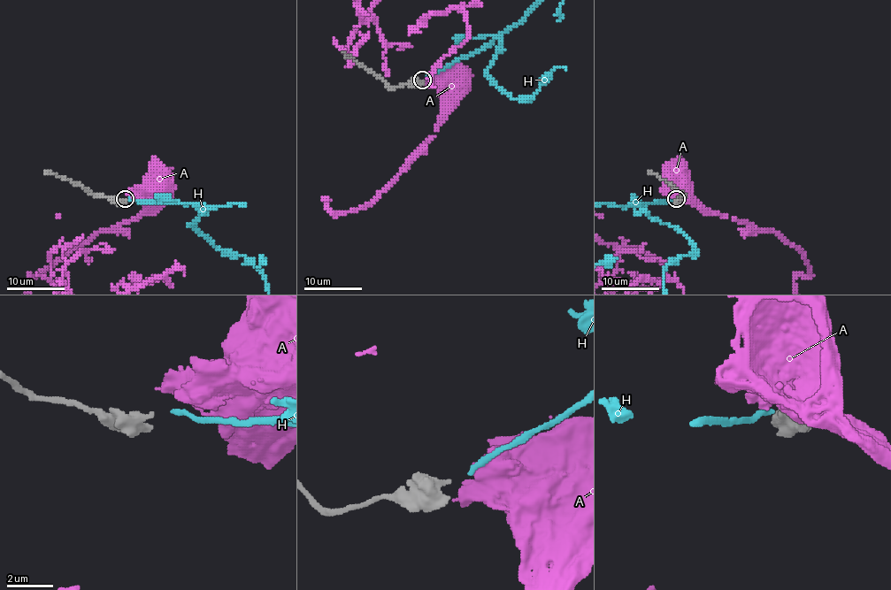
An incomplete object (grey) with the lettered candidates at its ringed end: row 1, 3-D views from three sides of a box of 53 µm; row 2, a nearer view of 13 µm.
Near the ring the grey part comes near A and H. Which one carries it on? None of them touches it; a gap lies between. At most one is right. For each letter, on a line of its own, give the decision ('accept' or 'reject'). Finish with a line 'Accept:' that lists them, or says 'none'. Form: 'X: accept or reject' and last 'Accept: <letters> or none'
A: reject
H: accept
Accept: H

